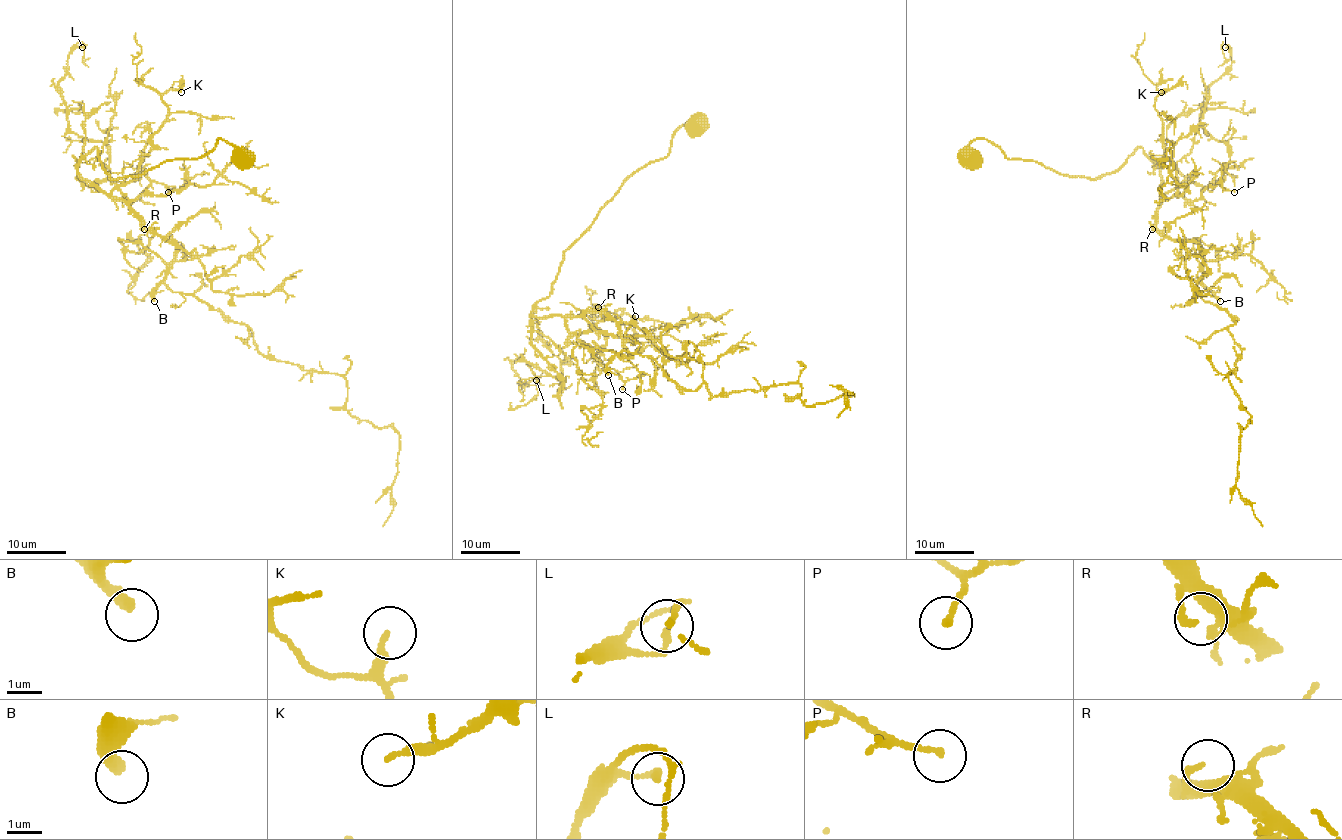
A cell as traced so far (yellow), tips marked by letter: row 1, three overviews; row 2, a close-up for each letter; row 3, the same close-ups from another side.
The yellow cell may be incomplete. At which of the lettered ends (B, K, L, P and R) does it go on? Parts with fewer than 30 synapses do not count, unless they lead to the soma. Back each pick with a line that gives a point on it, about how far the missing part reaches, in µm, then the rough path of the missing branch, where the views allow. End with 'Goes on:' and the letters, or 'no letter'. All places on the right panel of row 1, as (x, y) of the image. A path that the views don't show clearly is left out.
B: (1220, 301) | 80 µm | (1220, 301), (1228, 327), (1261, 355), (1287, 417), (1273, 426), (1275, 464), (1308, 509)
Goes on: B

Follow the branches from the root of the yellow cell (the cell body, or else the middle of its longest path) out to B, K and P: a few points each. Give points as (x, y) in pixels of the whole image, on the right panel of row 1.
B: (965, 159), (987, 139), (1096, 179), (1141, 148), (1162, 179), (1156, 227), (1202, 248), (1200, 282), (1220, 301)
K: (965, 159), (987, 139), (1010, 159), (1096, 179), (1141, 148), (1168, 193), (1180, 184), (1161, 92)
P: (965, 159), (987, 139), (1010, 159), (1096, 179), (1141, 148), (1161, 193), (1196, 201), (1212, 182), (1234, 192)

